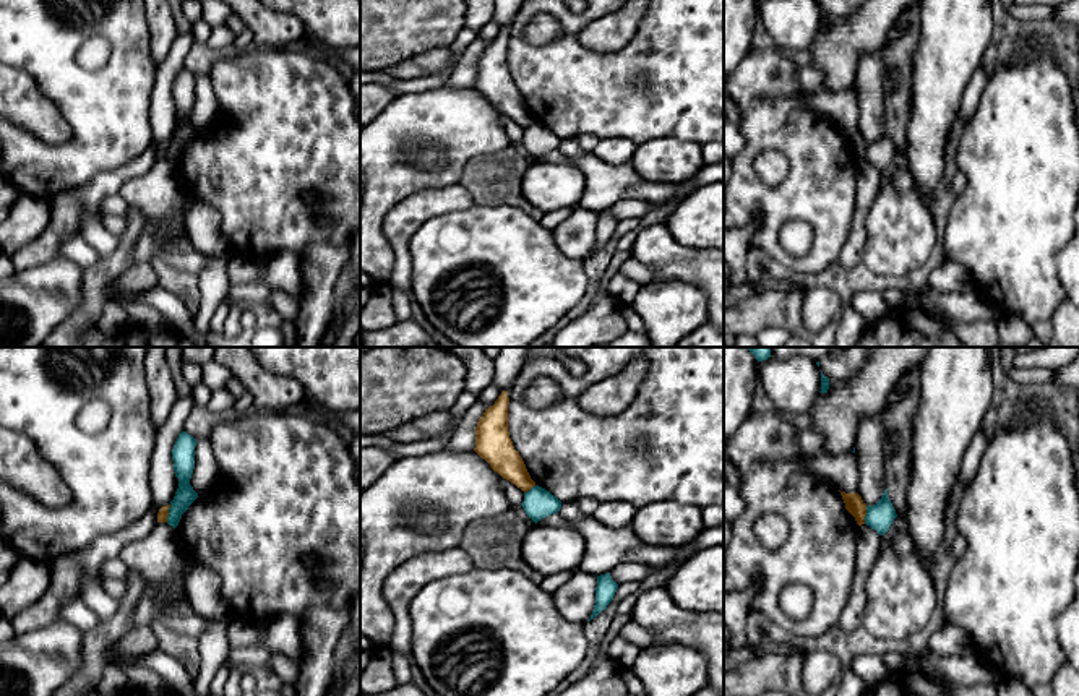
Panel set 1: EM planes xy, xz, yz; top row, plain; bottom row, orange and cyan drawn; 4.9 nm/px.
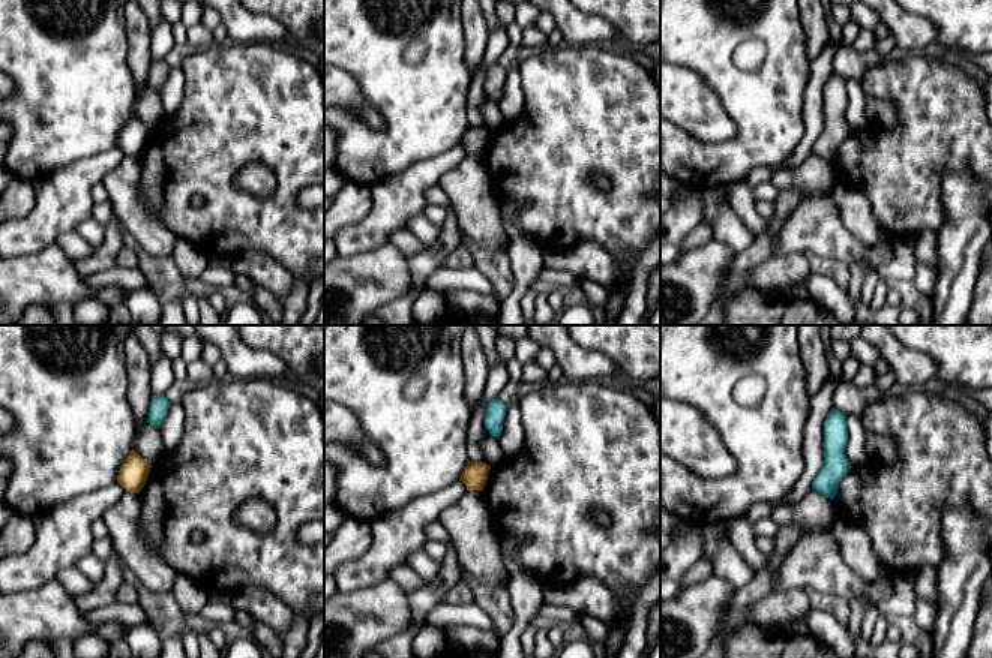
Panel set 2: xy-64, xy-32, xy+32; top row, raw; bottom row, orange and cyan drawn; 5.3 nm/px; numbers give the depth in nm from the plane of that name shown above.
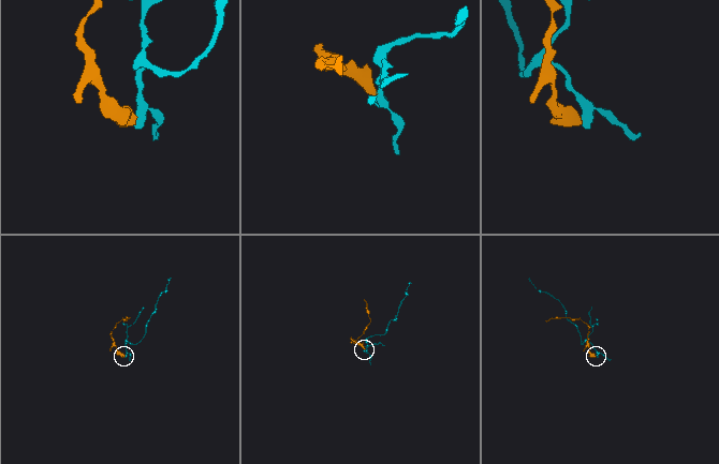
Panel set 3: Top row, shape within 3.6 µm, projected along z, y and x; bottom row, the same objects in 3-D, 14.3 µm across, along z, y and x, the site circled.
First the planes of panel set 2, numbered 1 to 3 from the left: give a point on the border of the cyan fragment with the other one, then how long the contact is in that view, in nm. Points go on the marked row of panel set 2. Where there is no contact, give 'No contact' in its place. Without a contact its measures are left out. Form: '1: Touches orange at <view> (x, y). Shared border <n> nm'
1: No contact
2: No contact
3: No contact

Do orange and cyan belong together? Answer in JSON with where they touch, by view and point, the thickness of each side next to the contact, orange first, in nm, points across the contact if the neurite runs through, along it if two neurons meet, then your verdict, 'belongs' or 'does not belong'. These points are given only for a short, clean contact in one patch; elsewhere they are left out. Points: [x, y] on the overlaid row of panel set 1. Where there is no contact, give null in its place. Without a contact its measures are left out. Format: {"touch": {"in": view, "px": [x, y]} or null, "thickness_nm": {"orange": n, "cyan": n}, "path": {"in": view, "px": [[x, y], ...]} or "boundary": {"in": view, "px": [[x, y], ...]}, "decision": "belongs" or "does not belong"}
{"touch": {"in": "xy", "px": [167, 513]}, "thickness_nm": {"orange": 50, "cyan": 100}, "path": {"in": "xy", "px": [[163, 513], [167, 513], [185, 495]]}, "decision": "belongs"}

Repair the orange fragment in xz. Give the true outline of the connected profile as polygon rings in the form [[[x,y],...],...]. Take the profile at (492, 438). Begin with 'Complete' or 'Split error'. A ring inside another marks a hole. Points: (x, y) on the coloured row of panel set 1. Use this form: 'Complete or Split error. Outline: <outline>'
Split error. Outline: [[[503,391],[495,404],[485,409],[475,427],[474,451],[495,472],[524,492],[521,506],[537,524],[540,519],[558,513],[561,501],[531,479],[522,458],[514,449],[508,432],[508,404],[508,391]]]

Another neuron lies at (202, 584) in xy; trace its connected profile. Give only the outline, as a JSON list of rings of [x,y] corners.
[[[187,563],[183,581],[185,594],[198,615],[206,620],[230,621],[230,612],[221,599],[222,578],[216,571]]]

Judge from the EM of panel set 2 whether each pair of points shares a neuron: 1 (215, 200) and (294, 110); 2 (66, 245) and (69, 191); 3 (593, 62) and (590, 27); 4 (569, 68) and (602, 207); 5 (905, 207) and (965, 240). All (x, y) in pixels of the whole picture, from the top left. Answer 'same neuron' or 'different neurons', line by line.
1: same neuron
2: different neurons
3: different neurons
4: same neuron
5: different neurons

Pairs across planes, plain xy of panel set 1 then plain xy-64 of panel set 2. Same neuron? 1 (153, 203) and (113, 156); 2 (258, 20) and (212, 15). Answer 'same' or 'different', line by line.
1: different
2: different

